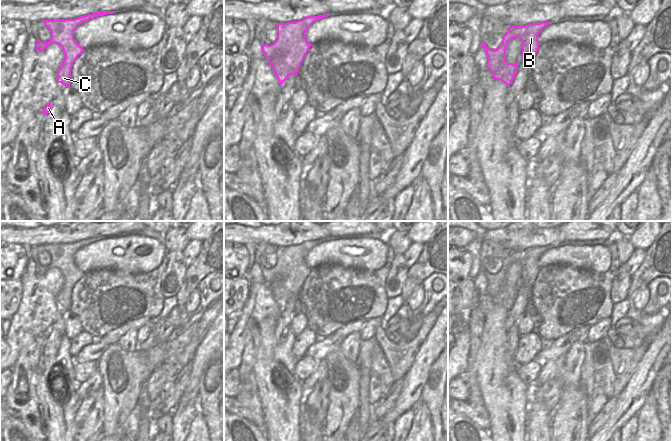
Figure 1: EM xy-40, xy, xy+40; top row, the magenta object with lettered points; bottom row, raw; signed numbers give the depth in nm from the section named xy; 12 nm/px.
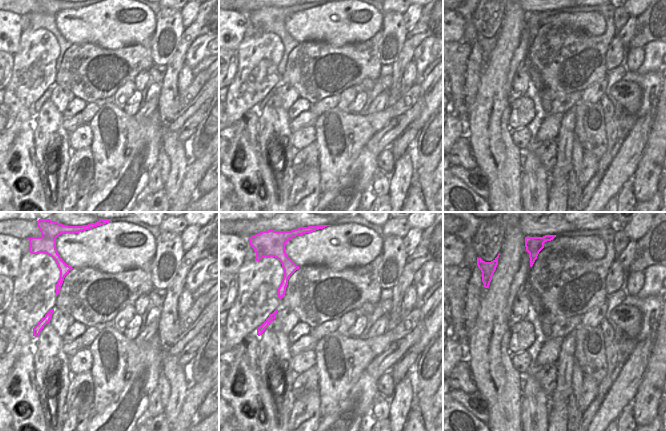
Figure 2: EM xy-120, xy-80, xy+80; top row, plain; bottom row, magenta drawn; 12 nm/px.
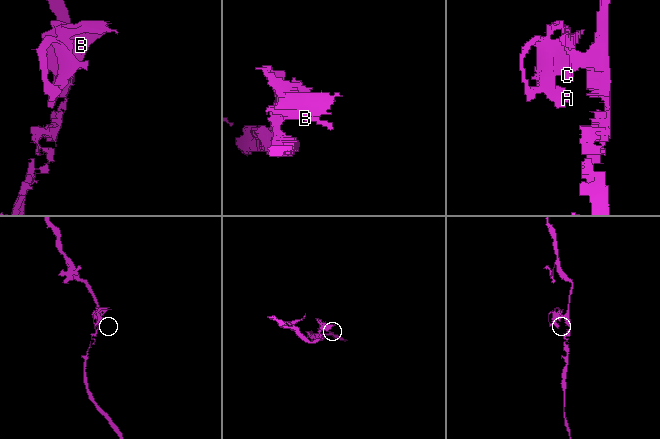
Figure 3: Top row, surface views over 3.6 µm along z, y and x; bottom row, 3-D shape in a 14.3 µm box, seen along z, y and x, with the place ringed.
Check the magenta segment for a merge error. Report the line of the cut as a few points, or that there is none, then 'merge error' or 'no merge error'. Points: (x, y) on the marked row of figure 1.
no cut | no merge error

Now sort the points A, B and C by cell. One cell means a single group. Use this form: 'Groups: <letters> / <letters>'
Groups: A B C.

